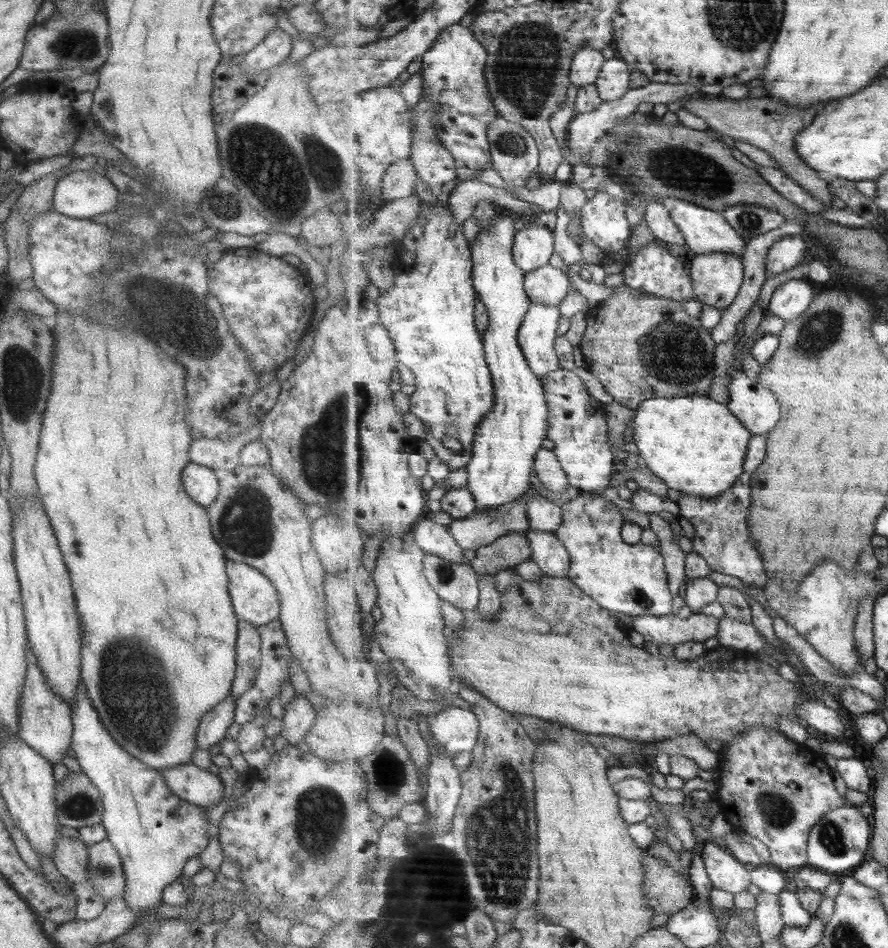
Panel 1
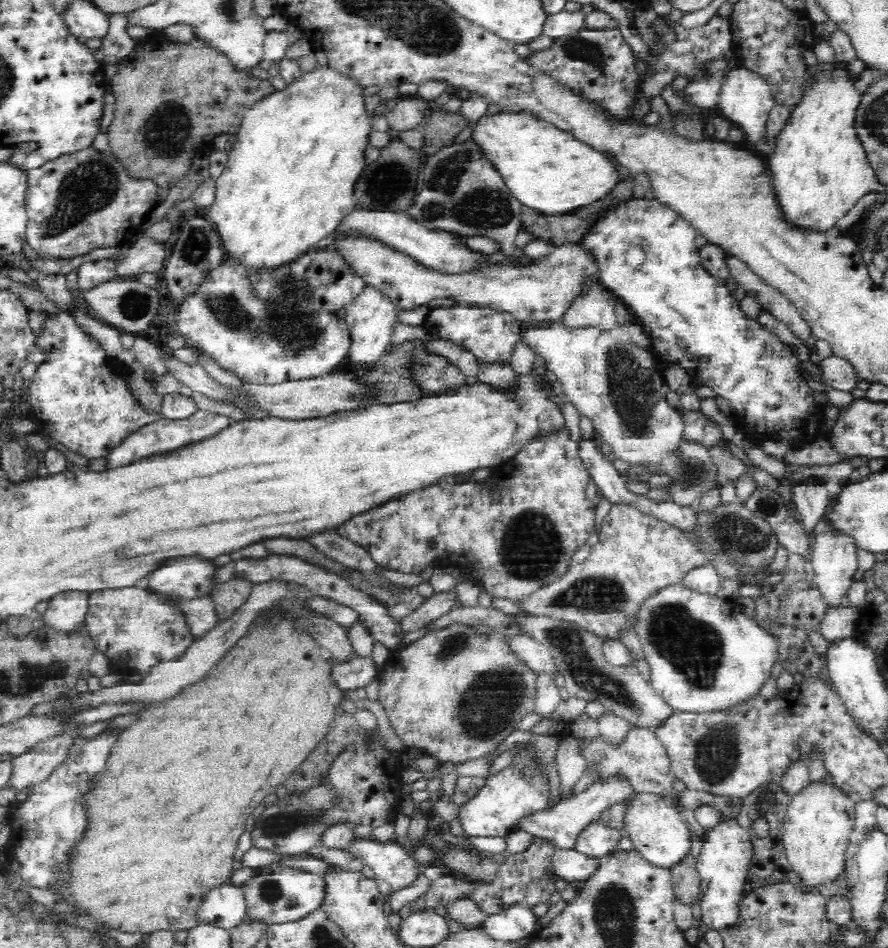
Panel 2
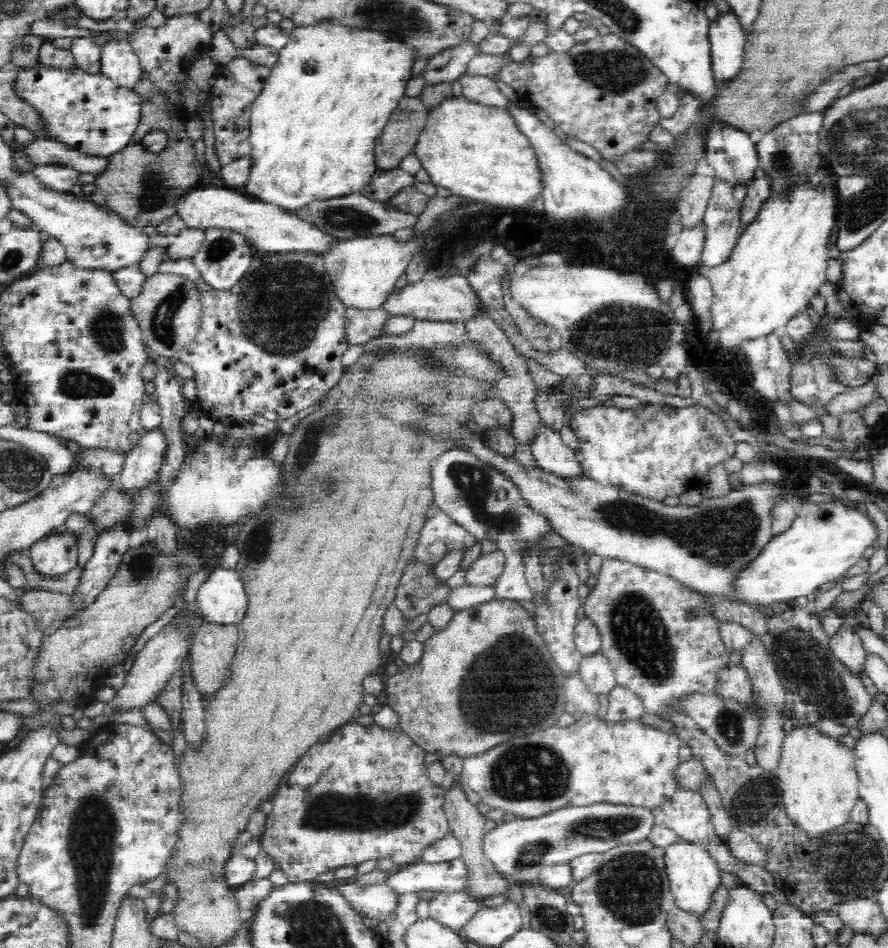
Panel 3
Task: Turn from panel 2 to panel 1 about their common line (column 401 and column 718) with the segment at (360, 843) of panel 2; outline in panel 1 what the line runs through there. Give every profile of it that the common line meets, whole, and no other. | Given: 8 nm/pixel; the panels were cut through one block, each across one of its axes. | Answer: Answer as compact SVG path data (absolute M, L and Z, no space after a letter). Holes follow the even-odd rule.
M707 843L702 850L705 866L713 888L728 892L732 895L748 892L752 883L751 867L739 862L737 857L715 843Z

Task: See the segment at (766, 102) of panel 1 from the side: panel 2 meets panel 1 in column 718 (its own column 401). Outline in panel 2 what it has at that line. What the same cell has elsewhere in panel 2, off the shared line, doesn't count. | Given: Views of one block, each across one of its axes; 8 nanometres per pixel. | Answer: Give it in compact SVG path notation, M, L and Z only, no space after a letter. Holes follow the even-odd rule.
M398 97L392 112L387 114L389 128L397 135L402 135L407 130L417 130L431 109L432 104L422 99Z

